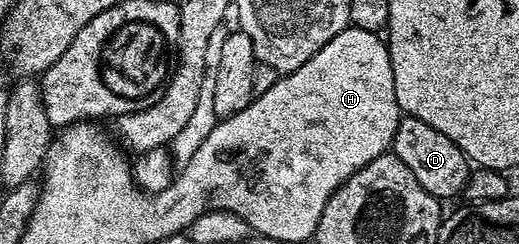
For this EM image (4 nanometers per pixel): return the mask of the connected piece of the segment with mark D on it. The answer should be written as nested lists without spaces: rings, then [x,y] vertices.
[[[402,115],[391,152],[401,159],[403,166],[407,166],[411,174],[415,174],[415,178],[419,178],[419,186],[423,186],[423,190],[427,190],[438,200],[448,202],[452,196],[460,197],[464,193],[471,162],[463,154],[463,150],[459,150],[459,146],[455,146],[455,142],[447,138],[447,134],[439,134],[435,126],[427,126],[427,122],[414,116]]]

